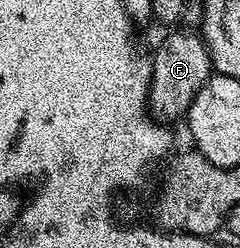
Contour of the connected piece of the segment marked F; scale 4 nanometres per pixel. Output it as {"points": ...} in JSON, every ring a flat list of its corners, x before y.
{"points":[[195,32,171,34,159,47,151,59,151,86,147,90,147,104,152,118,172,124,186,115,187,109,193,104,197,92,211,78,213,67,211,57,202,37]]}

